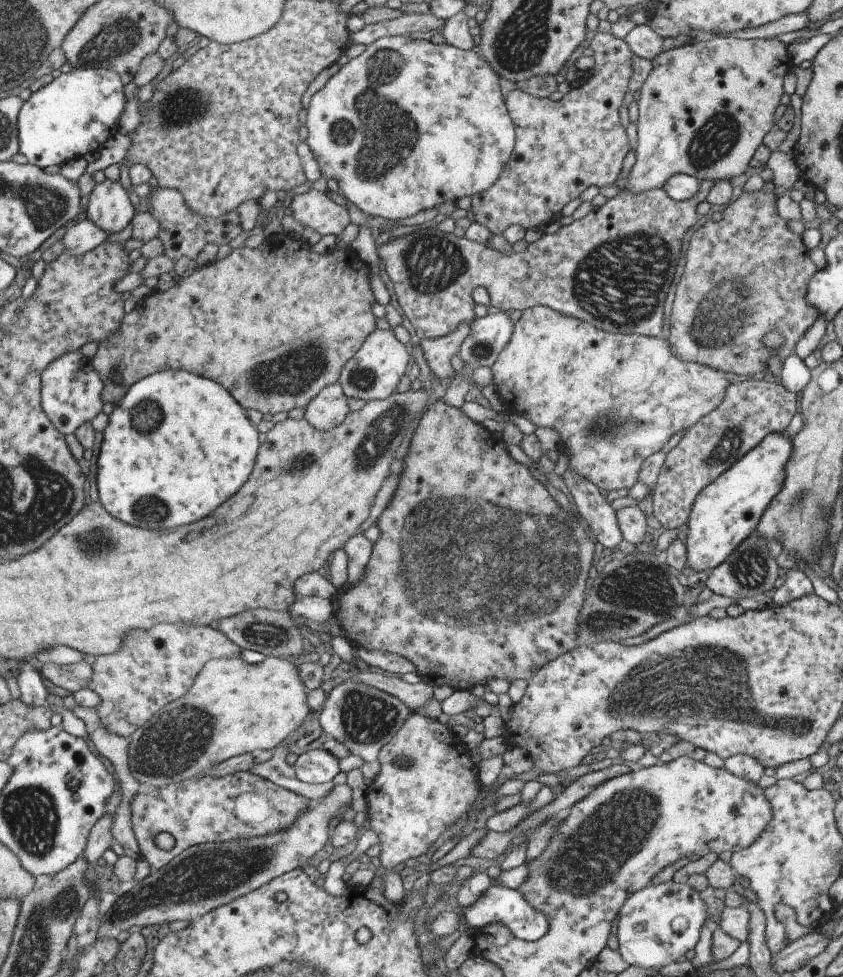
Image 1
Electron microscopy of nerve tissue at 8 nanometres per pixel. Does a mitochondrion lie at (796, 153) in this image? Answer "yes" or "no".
no

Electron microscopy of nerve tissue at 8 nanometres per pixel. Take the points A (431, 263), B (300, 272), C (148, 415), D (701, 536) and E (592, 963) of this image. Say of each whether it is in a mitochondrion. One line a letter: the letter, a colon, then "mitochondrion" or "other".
A: mitochondrion
B: other
C: mitochondrion
D: other
E: other

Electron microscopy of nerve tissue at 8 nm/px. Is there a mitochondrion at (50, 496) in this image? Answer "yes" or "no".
yes

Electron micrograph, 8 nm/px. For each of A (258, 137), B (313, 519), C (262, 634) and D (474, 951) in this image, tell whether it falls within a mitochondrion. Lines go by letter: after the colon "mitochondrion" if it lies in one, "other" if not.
A: other
B: other
C: mitochondrion
D: other

